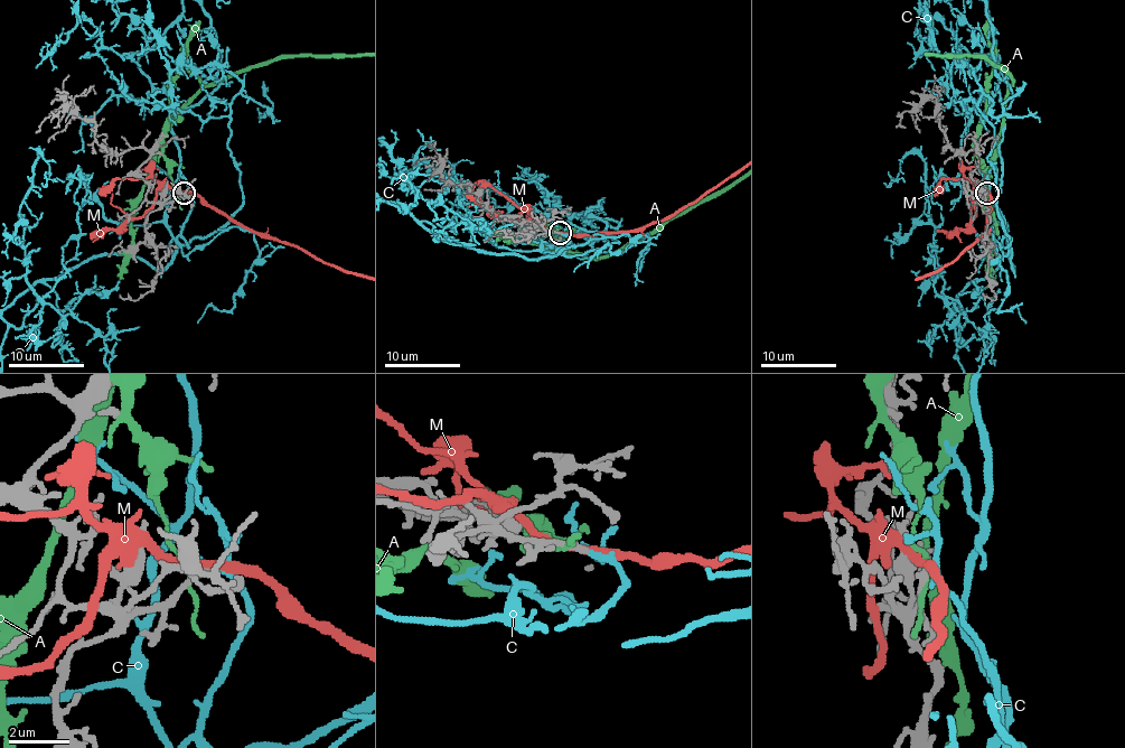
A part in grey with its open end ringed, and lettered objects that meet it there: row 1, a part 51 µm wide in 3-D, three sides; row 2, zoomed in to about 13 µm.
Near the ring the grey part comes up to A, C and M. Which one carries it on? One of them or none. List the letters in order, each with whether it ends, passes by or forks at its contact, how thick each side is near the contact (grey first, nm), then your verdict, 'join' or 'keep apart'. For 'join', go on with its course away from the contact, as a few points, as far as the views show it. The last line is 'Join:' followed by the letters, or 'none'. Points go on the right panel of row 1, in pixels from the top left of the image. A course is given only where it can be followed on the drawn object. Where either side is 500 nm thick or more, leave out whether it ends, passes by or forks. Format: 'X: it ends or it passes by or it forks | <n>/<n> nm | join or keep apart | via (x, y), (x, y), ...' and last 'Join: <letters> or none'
A: it passes by | 280/120 nm | keep apart
C: it passes by | 220/190 nm | join
M: it passes by | 220/280 nm | keep apart
Join: C

